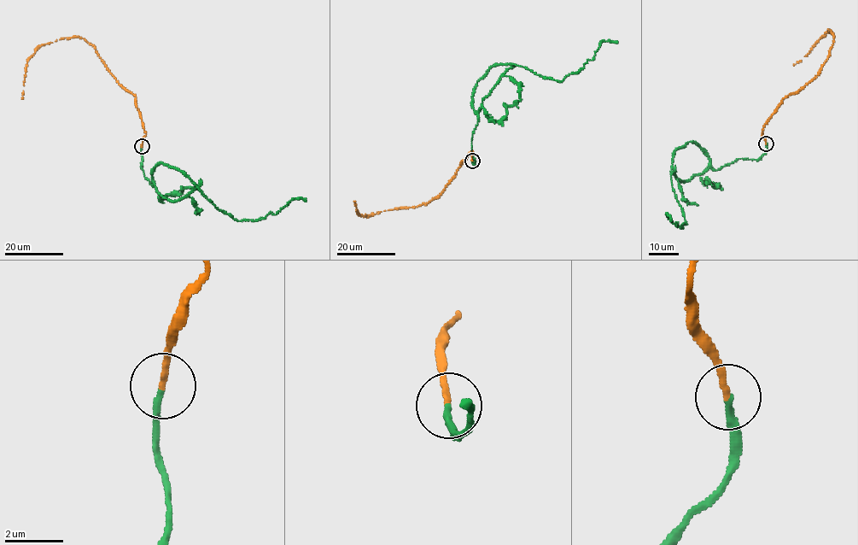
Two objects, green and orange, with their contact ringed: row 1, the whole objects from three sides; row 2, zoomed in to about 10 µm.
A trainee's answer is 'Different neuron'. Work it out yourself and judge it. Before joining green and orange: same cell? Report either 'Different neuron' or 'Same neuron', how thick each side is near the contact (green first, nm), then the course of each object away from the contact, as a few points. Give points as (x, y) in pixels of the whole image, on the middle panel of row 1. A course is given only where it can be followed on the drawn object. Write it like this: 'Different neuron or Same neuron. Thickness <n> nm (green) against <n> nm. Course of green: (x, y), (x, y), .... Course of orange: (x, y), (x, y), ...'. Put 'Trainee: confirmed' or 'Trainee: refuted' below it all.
Same neuron. Thickness 200 nm (green) against 220 nm. Course of green: (472, 161), (479, 120), (472, 93), (490, 67), (514, 65), (562, 81), (592, 60), (603, 40), (617, 43). Course of orange: (472, 161), (473, 151), (463, 161), (443, 192), (419, 206), (362, 216), (357, 211), (355, 202)
Trainee: refuted

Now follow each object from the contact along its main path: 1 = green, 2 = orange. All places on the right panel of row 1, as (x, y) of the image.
1: (766, 143), (757, 160), (715, 171), (697, 144), (676, 149), (671, 178), (686, 225), (666, 213), (672, 220)
2: (766, 143), (762, 131), (765, 124), (784, 98), (814, 79), (831, 46), (831, 30), (793, 66)

